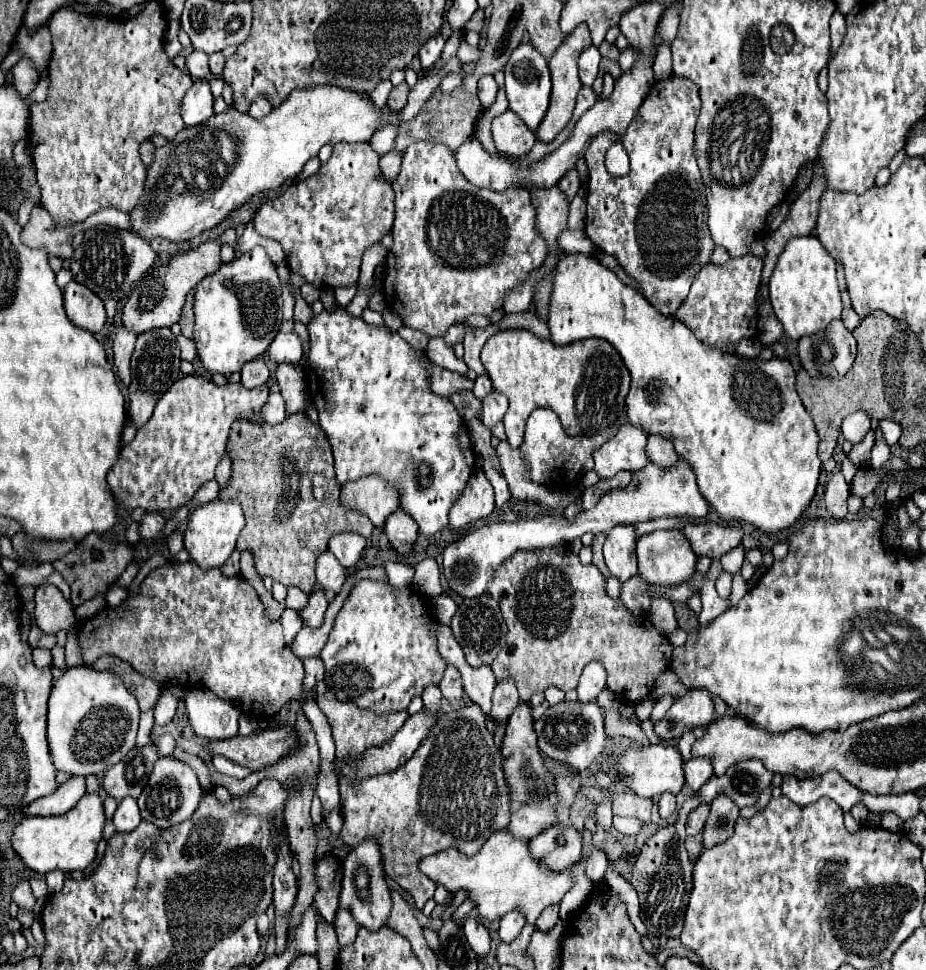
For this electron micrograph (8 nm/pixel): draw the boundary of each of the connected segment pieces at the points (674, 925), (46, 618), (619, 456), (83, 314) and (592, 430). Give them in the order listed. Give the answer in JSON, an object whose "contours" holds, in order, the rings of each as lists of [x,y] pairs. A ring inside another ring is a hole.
{"contours":[[[[674,820],[672,828],[660,828],[640,850],[640,856],[634,866],[632,886],[640,896],[640,918],[646,924],[648,932],[656,938],[680,936],[688,896],[692,892],[692,862],[684,848],[684,824],[686,820]]],[[[38,586],[36,588],[36,626],[44,634],[56,634],[60,630],[70,630],[76,624],[74,606],[62,596],[62,592],[56,586]]],[[[632,424],[620,426],[616,436],[594,452],[594,470],[600,478],[612,478],[622,470],[640,470],[648,464],[646,440],[648,434],[642,428],[636,428]]],[[[74,280],[64,288],[64,306],[68,318],[92,334],[100,332],[107,321],[104,302],[84,284],[78,284]]],[[[502,330],[490,336],[480,360],[492,386],[508,398],[504,426],[510,446],[522,444],[526,418],[534,408],[550,408],[558,414],[568,436],[598,434],[612,426],[624,412],[630,372],[612,344],[602,338],[586,338],[566,346],[540,340],[530,330]]]]}

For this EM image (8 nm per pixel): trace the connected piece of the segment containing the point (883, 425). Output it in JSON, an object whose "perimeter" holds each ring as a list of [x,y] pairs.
{"perimeter":[[[880,420],[880,430],[888,446],[894,446],[902,434],[902,428],[894,420]]]}

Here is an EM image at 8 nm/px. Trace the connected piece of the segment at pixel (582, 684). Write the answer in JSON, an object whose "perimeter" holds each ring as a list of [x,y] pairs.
{"perimeter":[[[590,662],[584,666],[580,682],[578,682],[578,700],[594,702],[596,696],[606,688],[606,670],[600,662]]]}

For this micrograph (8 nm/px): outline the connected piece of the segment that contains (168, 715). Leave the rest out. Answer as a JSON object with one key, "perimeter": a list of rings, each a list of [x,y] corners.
{"perimeter":[[[162,691],[160,700],[158,700],[156,708],[154,708],[154,722],[156,722],[156,726],[164,726],[164,724],[171,722],[175,716],[178,704],[178,697],[168,691]]]}

